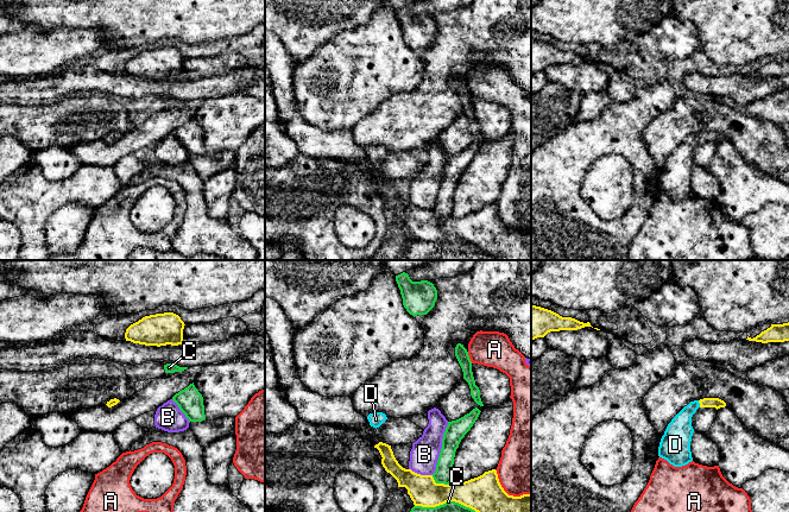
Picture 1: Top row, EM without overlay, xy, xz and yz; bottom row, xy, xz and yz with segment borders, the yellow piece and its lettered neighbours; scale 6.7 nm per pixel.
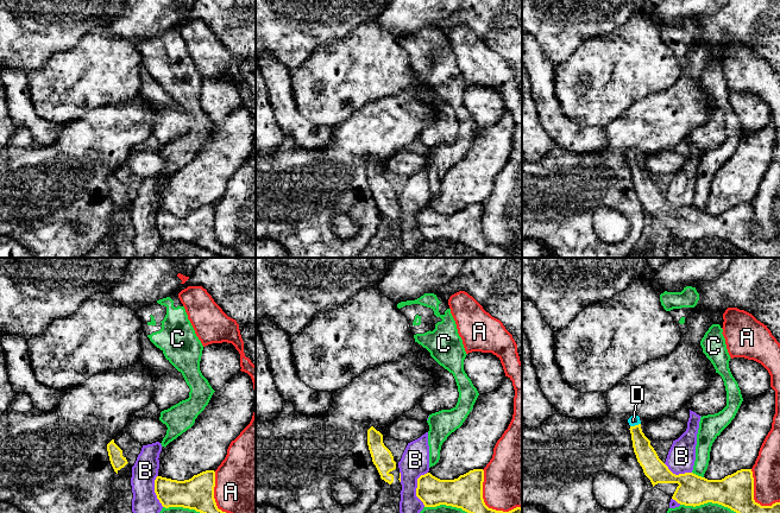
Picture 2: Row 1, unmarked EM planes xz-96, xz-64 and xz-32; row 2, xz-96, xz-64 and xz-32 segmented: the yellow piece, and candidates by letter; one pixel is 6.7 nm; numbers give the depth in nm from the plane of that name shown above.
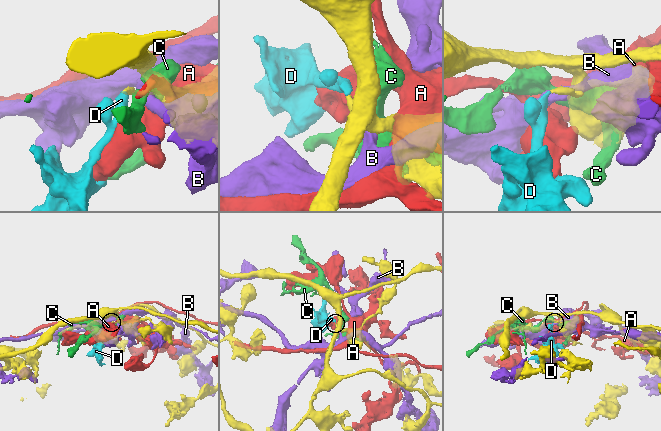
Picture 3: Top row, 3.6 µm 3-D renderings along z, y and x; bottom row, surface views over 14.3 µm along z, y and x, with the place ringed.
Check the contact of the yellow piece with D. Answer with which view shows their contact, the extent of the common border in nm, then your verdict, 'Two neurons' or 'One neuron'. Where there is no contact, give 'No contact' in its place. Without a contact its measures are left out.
Touches yellow in yz. Shared border 50 nm. One neuron

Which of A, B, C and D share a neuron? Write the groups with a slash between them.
A / B / C / D

